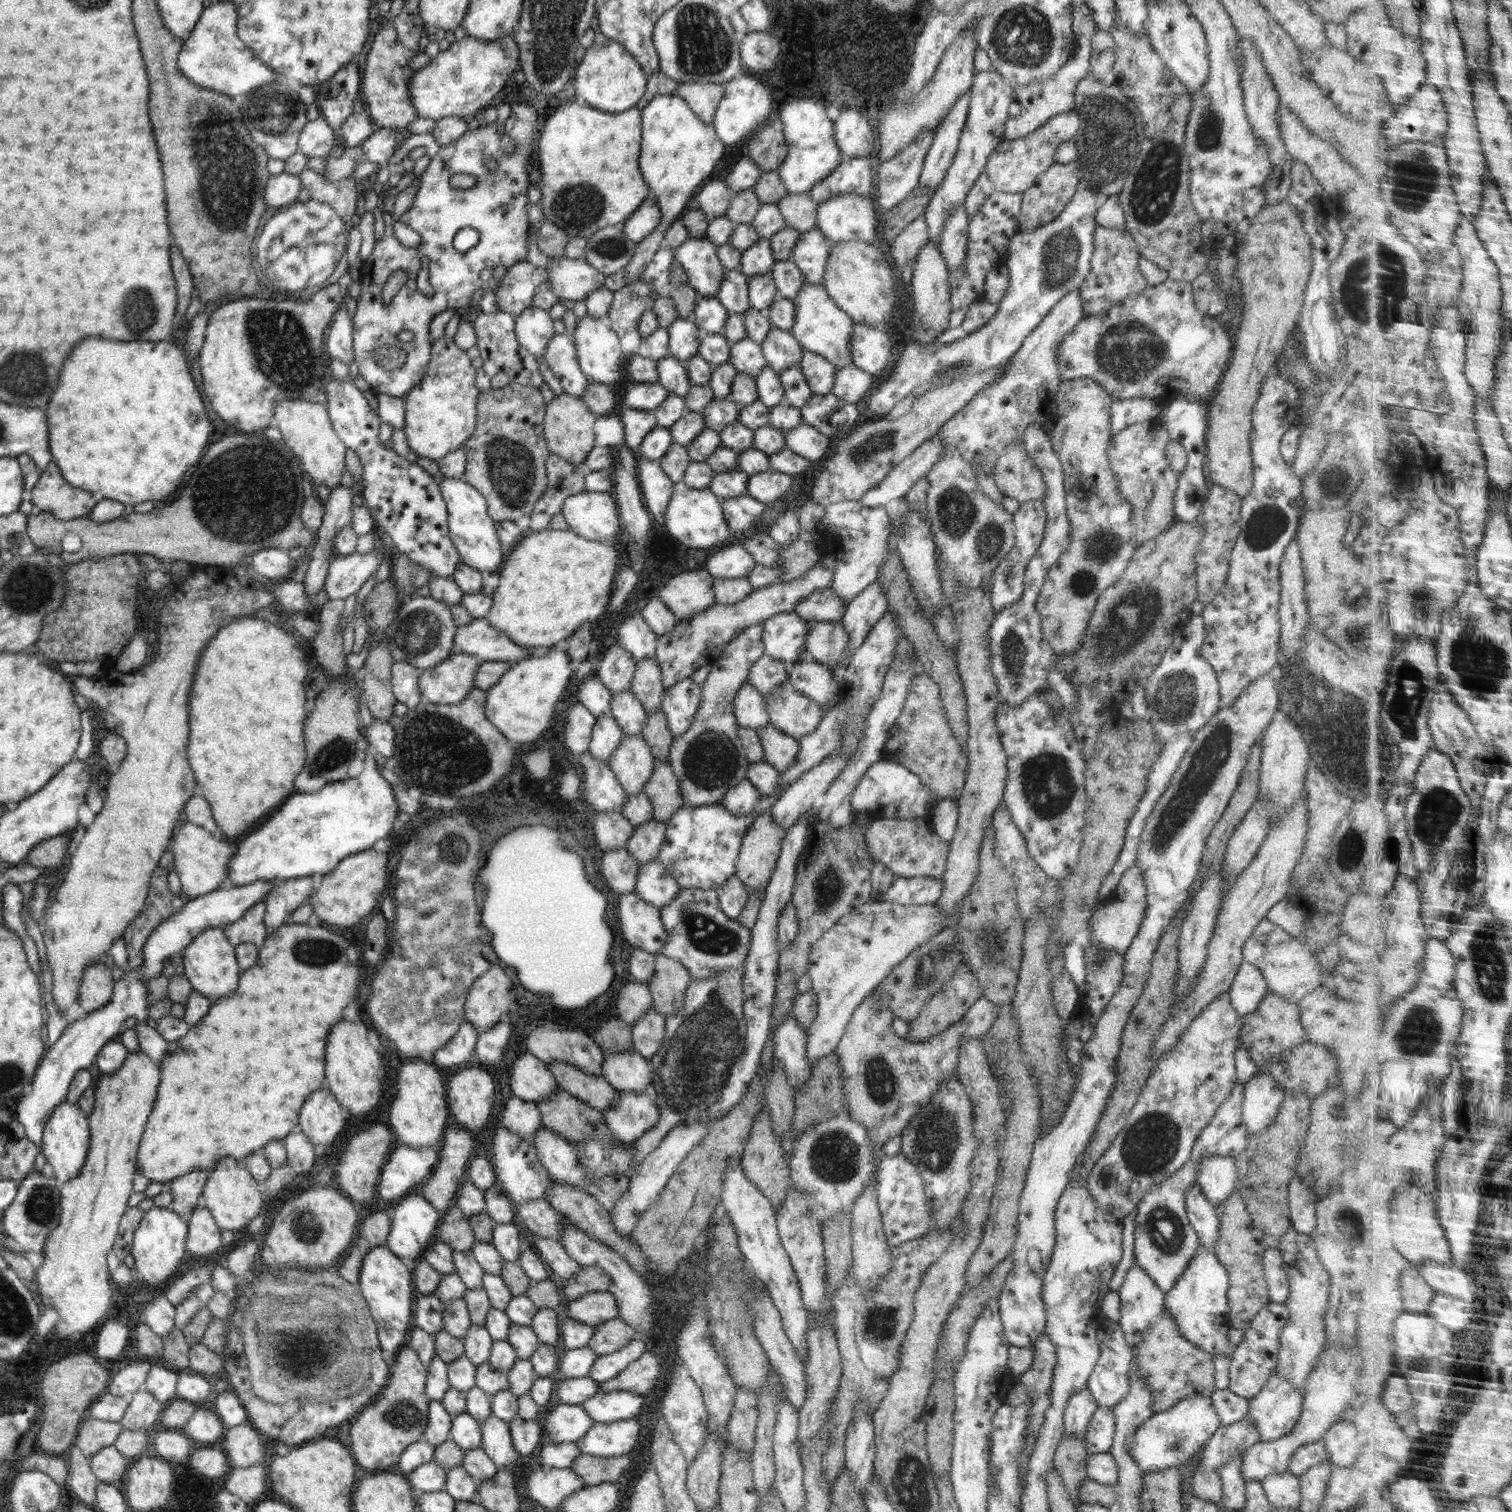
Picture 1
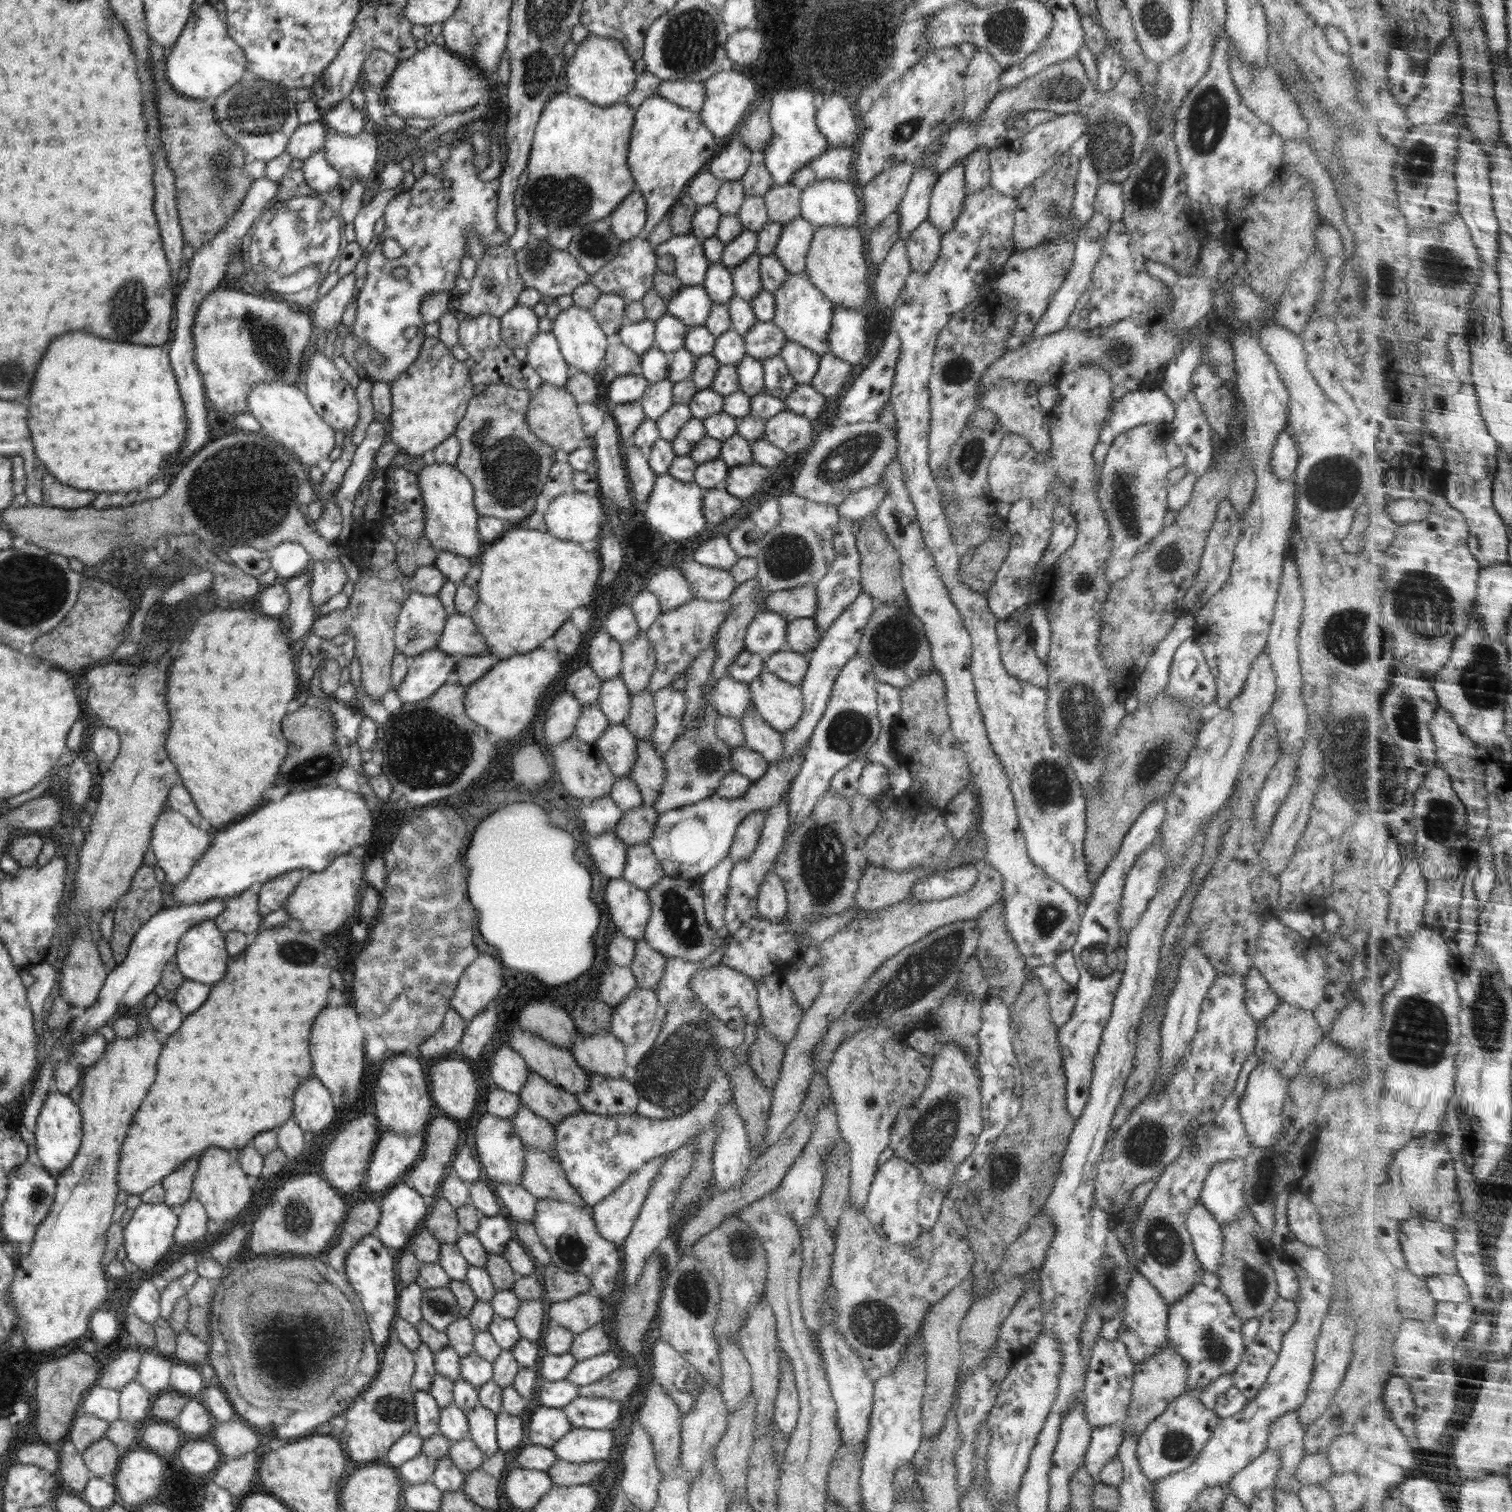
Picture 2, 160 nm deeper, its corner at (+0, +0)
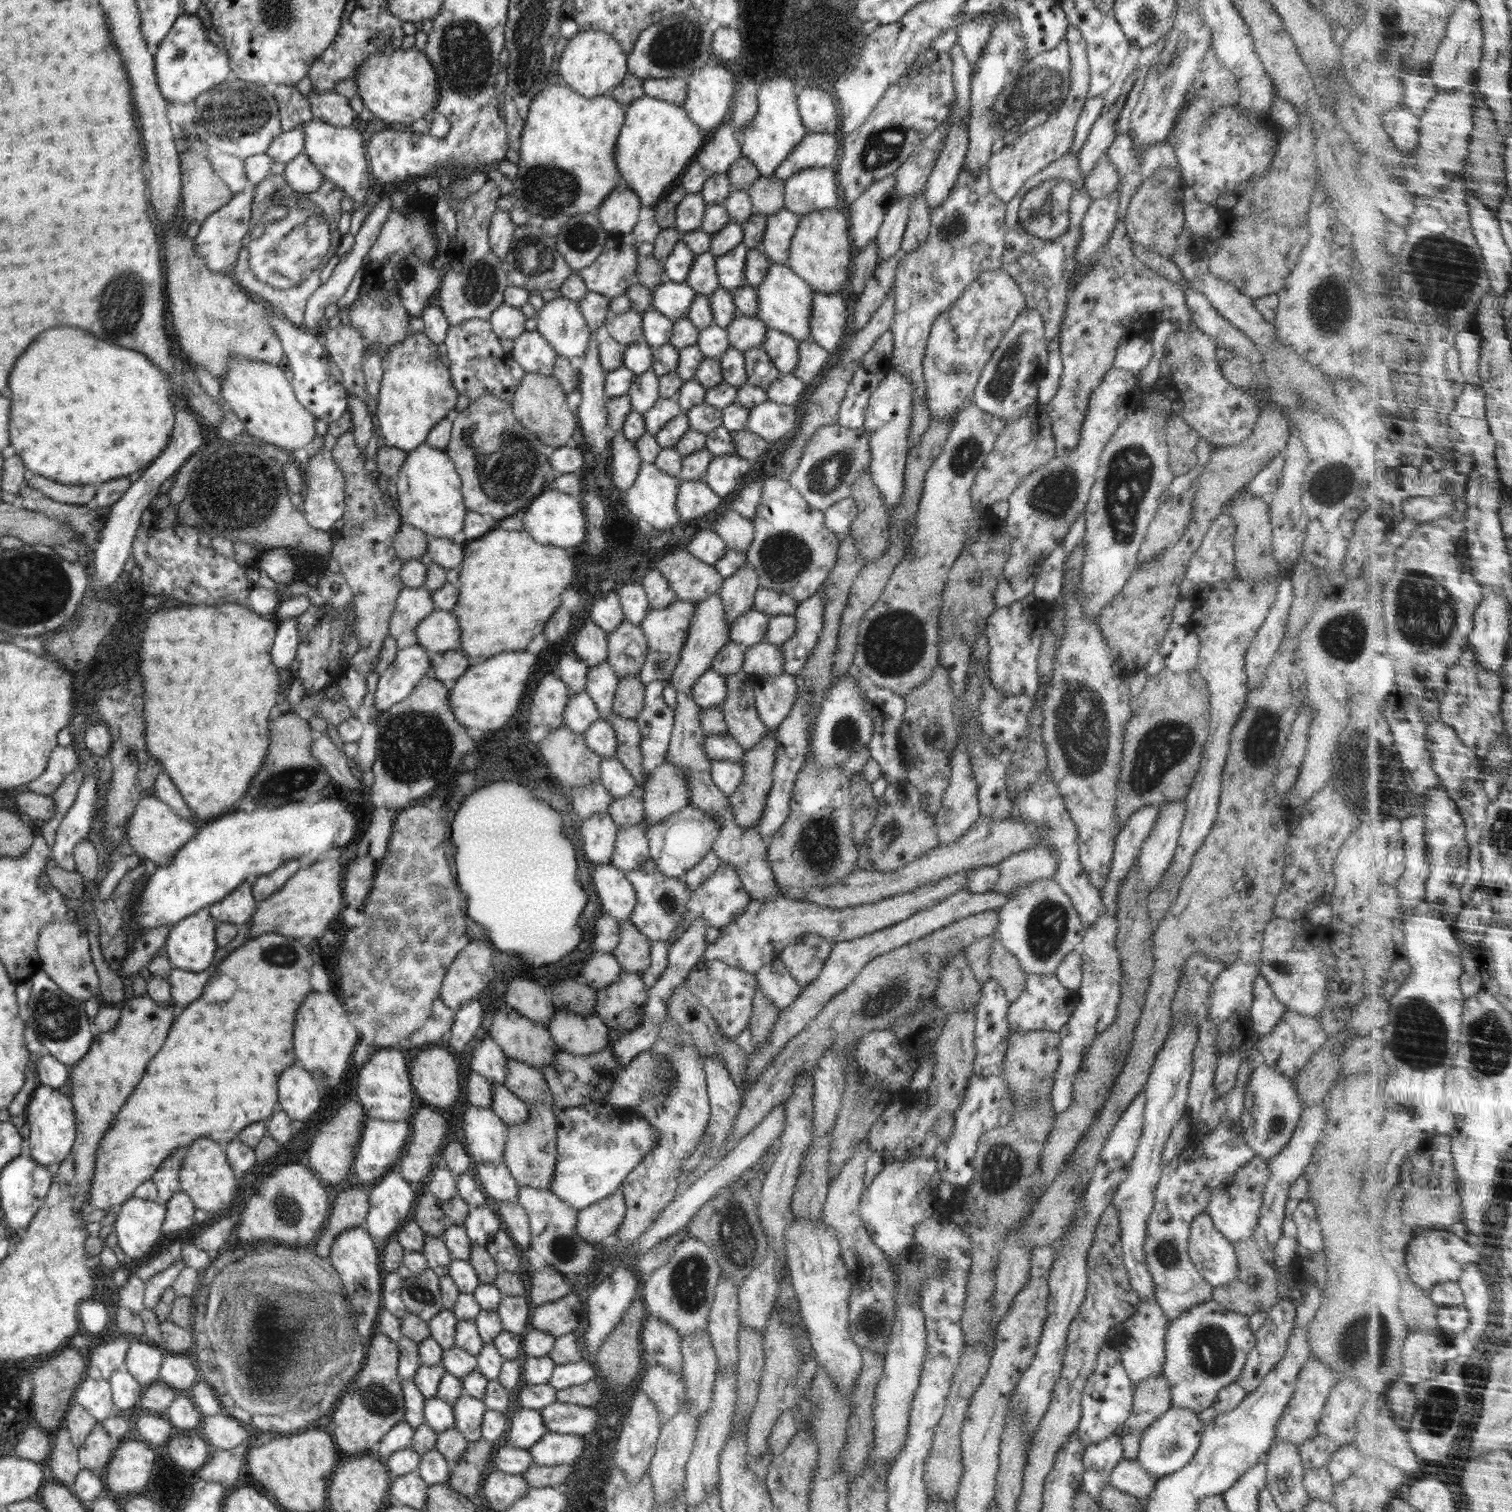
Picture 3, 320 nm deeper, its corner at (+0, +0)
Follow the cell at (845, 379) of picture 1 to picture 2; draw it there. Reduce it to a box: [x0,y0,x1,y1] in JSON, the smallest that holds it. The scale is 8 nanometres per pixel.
[809,351,853,397]

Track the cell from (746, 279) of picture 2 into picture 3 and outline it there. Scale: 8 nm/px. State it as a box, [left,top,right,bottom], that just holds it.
[715,239,748,294]

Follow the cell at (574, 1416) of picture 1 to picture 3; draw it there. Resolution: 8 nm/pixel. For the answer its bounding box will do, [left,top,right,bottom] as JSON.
[502,1408,549,1449]

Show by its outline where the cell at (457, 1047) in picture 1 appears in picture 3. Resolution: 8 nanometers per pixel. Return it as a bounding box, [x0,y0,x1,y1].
[411,998,455,1050]

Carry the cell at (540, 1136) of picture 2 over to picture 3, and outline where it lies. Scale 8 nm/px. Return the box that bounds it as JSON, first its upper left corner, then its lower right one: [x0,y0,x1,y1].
[491,1083,530,1126]

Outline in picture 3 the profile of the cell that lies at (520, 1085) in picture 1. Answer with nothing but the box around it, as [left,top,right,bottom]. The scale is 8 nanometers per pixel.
[470,1035,507,1084]

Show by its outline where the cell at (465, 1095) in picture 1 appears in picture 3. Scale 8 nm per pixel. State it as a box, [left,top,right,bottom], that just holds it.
[409,1047,460,1109]

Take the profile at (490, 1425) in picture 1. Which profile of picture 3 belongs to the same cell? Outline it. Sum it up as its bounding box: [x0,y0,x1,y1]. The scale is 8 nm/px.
[453,1394,486,1442]

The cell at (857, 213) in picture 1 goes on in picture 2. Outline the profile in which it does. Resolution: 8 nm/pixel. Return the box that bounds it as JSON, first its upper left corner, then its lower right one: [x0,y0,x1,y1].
[800,182,862,228]

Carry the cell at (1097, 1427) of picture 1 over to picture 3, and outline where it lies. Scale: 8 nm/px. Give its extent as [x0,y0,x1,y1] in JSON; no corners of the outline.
[1083,1433,1123,1502]

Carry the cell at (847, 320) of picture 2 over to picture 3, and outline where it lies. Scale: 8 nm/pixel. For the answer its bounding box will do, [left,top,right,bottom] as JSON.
[810,291,848,353]

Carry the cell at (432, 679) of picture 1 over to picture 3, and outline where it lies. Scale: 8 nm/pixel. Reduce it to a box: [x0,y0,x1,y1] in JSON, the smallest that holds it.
[374,645,432,719]

